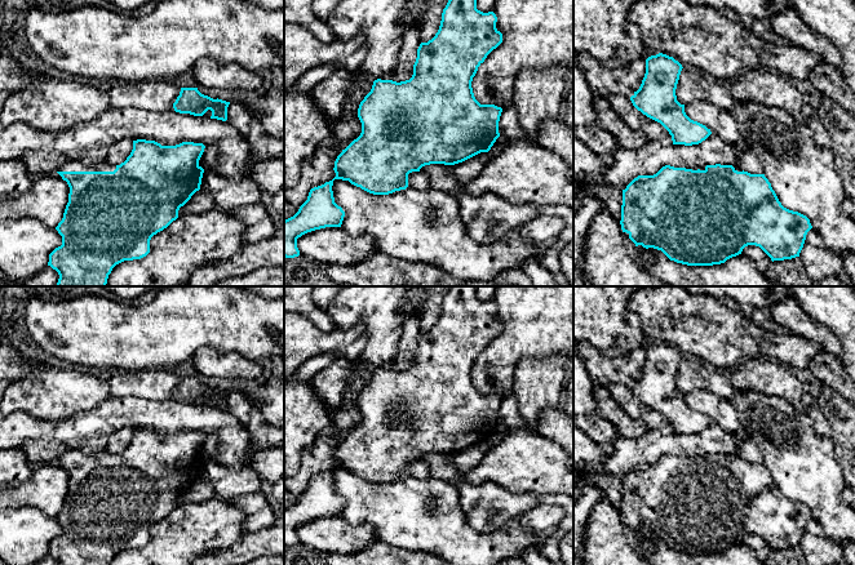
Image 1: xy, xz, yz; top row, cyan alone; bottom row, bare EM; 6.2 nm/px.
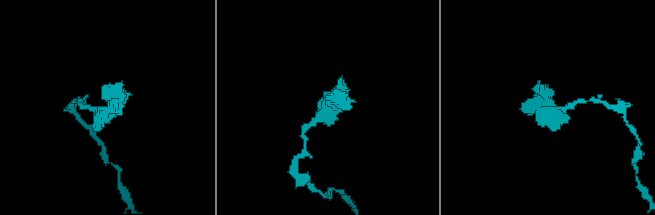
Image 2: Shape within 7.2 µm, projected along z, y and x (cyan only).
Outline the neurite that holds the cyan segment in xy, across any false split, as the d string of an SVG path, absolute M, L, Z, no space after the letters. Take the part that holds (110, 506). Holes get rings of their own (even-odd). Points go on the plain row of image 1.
M133 430L133 439L120 454L87 453L75 446L58 455L57 462L70 476L68 491L63 507L56 516L62 525L62 534L49 543L48 555L59 565L108 565L112 557L124 551L141 548L150 542L150 529L178 507L178 499L200 479L204 458L199 449L203 432L182 431L161 435L155 430Z

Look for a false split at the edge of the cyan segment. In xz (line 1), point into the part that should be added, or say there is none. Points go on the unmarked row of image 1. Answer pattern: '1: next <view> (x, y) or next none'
1: next none

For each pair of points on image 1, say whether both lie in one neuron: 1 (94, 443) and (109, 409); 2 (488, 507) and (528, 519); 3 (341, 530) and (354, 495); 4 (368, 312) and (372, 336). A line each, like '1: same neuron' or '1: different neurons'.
1: different neurons
2: different neurons
3: different neurons
4: same neuron

